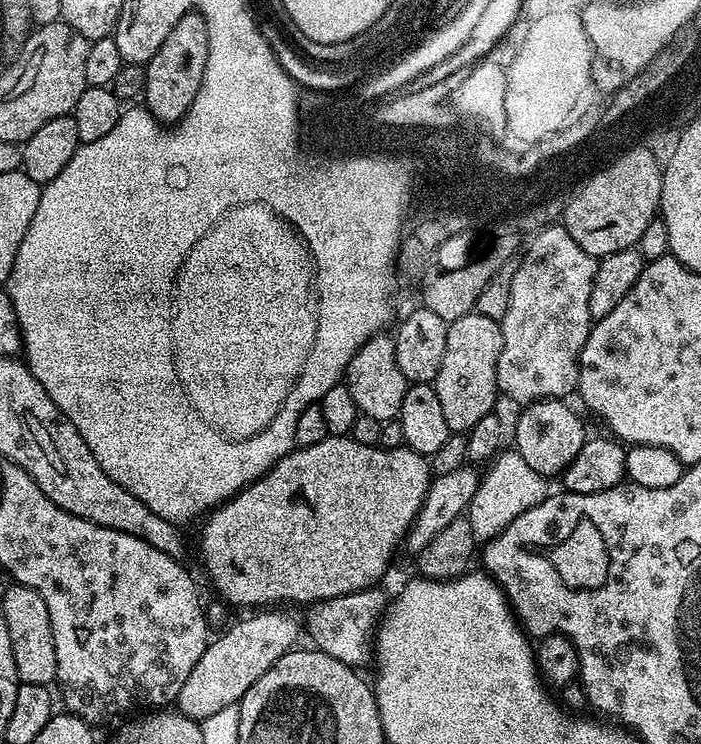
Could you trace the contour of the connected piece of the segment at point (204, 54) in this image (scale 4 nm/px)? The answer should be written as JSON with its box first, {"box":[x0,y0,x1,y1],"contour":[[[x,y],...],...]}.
{"box":[142,10,209,122],"contour":[[[190,10],[166,34],[166,42],[150,58],[144,69],[146,74],[146,86],[142,97],[153,118],[161,122],[175,122],[183,118],[188,112],[188,107],[194,102],[198,94],[198,86],[202,86],[202,74],[206,70],[206,58],[208,57],[208,26],[209,21],[204,20]]]}

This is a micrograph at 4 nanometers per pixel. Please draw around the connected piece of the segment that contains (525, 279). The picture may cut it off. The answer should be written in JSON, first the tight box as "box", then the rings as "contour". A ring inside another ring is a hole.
{"box":[496,226,597,406],"contour":[[[545,226],[539,229],[531,237],[532,245],[523,252],[516,264],[516,273],[514,274],[514,286],[510,288],[510,310],[506,310],[504,319],[500,321],[500,329],[502,330],[502,354],[498,354],[498,374],[496,375],[496,386],[501,393],[504,392],[512,400],[517,400],[517,405],[527,406],[537,400],[546,400],[549,398],[568,398],[568,395],[577,391],[580,383],[580,355],[586,346],[586,338],[592,331],[594,323],[590,314],[590,286],[594,282],[594,274],[596,273],[597,257],[586,254],[586,250],[582,250],[582,246],[578,246],[578,242],[574,242],[574,238],[570,238],[570,234],[562,226]]]}

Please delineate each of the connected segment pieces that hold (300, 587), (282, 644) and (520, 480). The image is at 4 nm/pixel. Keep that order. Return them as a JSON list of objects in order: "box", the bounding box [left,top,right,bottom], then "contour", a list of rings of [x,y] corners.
[{"box":[200,435,434,608],"contour":[[[351,435],[346,436],[329,436],[322,442],[314,442],[314,446],[306,446],[305,448],[296,448],[291,452],[287,452],[286,455],[281,458],[277,464],[275,464],[269,472],[265,472],[264,475],[259,476],[254,483],[249,484],[248,487],[237,492],[235,496],[230,500],[224,501],[218,508],[213,508],[211,512],[207,513],[203,517],[204,525],[200,528],[200,548],[204,551],[204,568],[208,571],[208,576],[212,579],[214,587],[220,591],[219,599],[227,602],[229,605],[237,604],[240,608],[248,608],[251,604],[260,604],[256,606],[276,606],[279,600],[297,600],[298,603],[304,604],[303,606],[311,606],[318,600],[329,600],[330,598],[338,598],[339,596],[345,596],[351,592],[360,592],[364,588],[371,588],[379,585],[380,579],[384,576],[384,571],[388,568],[388,563],[392,560],[392,555],[396,552],[396,547],[401,547],[402,541],[407,537],[408,527],[414,522],[414,518],[418,514],[418,510],[422,506],[422,502],[426,498],[428,493],[428,486],[432,483],[434,477],[432,475],[432,465],[429,457],[420,456],[414,449],[407,446],[401,446],[399,448],[381,448],[379,446],[362,446],[362,442],[354,442]]]},{"box":[178,610,302,722],"contour":[[[260,610],[257,616],[248,616],[237,622],[233,628],[225,627],[220,637],[213,639],[207,650],[198,658],[198,666],[190,670],[186,686],[178,694],[178,711],[190,719],[203,722],[210,714],[226,710],[226,706],[239,704],[240,700],[288,652],[297,647],[296,639],[302,636],[302,624],[288,612],[280,610]]]},{"box":[466,450,550,542],"contour":[[[515,450],[501,451],[491,461],[490,467],[492,469],[488,473],[483,473],[478,490],[466,509],[466,517],[475,539],[480,542],[490,541],[498,533],[504,532],[506,526],[518,518],[518,514],[526,514],[526,510],[542,502],[550,492],[549,481],[540,476],[538,470],[526,466],[526,458],[522,458]]]}]

